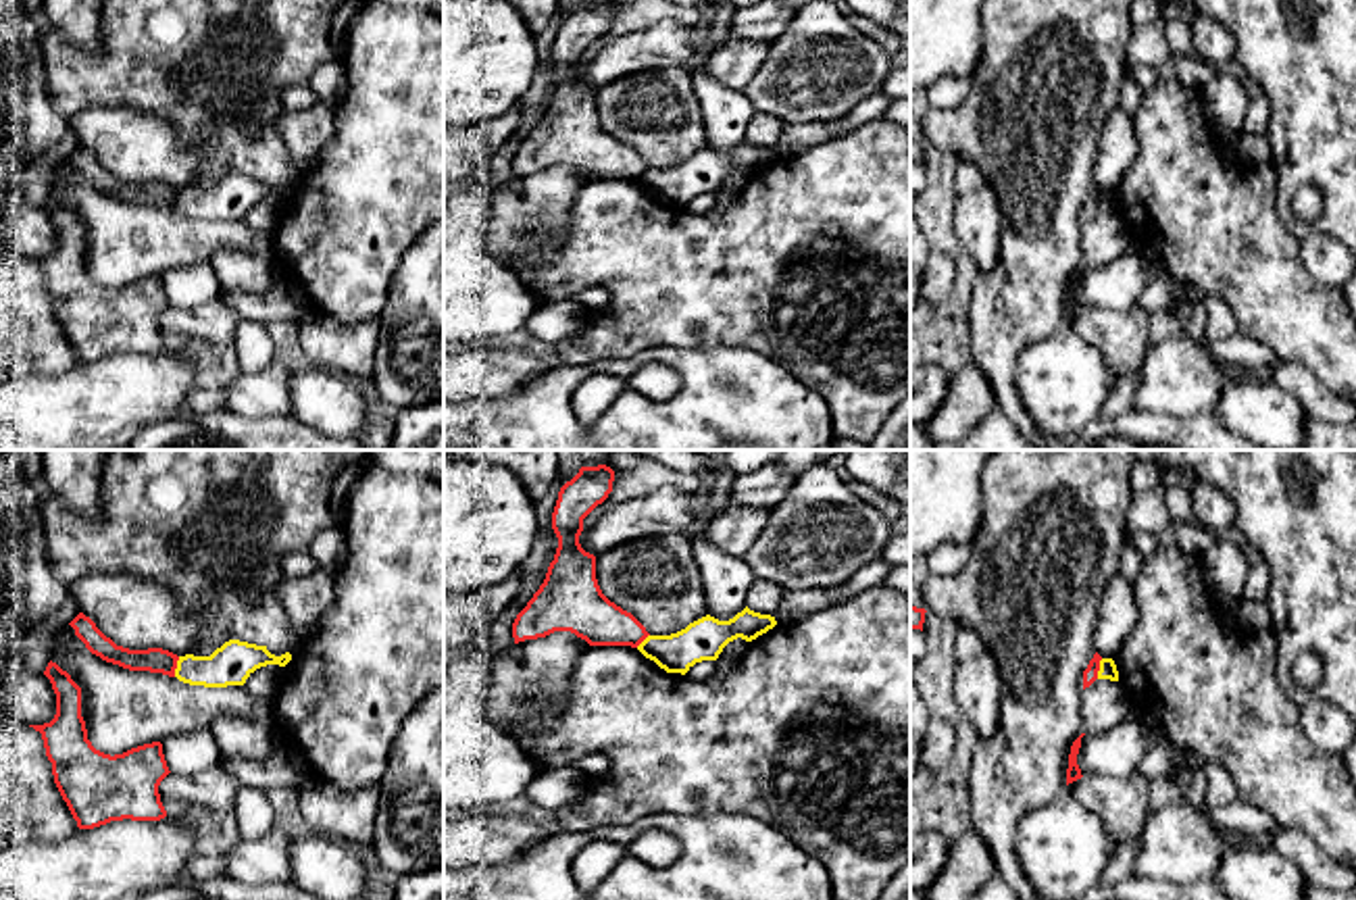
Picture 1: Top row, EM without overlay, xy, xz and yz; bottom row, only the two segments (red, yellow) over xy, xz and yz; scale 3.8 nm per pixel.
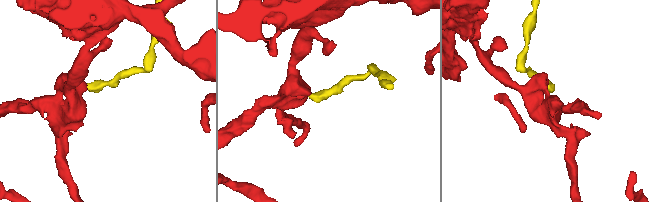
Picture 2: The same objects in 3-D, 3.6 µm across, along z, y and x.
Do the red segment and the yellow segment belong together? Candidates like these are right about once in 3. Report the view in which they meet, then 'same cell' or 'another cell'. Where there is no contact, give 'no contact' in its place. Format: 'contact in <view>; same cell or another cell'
contact in xy; another cell

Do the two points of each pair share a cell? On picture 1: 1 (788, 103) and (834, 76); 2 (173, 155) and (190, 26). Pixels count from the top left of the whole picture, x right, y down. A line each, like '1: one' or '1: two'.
1: one
2: two

